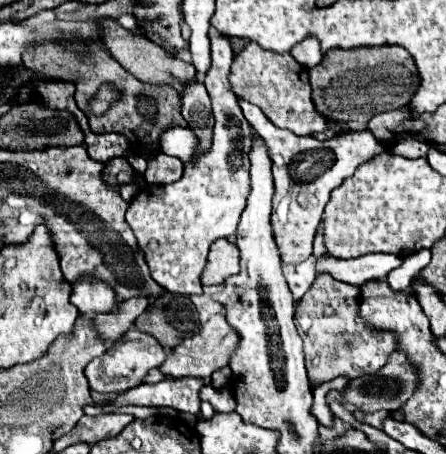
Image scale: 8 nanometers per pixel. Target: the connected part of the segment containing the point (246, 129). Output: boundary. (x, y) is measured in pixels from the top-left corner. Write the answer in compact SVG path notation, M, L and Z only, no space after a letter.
M211 37L211 67L205 75L205 87L211 89L213 103L213 147L207 155L191 163L197 139L191 129L173 127L161 135L161 151L185 161L185 173L179 181L167 185L141 187L129 203L127 223L139 239L151 277L167 291L181 295L201 295L201 271L207 263L207 253L219 237L231 237L237 229L241 211L249 197L249 149L253 149L253 127L243 117L239 101L229 85L229 69L233 49L227 37Z

